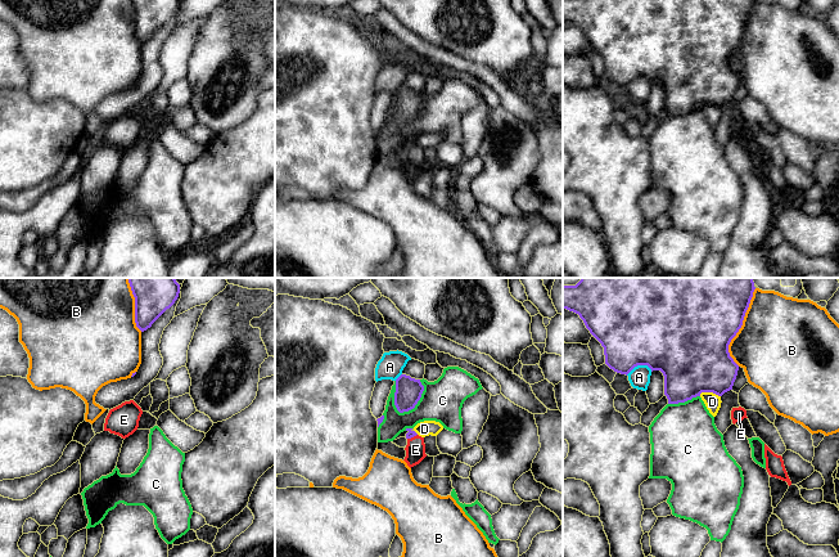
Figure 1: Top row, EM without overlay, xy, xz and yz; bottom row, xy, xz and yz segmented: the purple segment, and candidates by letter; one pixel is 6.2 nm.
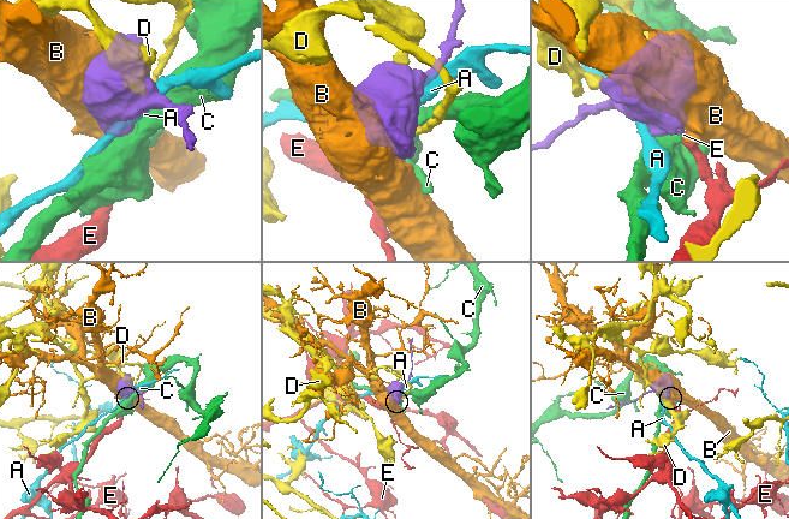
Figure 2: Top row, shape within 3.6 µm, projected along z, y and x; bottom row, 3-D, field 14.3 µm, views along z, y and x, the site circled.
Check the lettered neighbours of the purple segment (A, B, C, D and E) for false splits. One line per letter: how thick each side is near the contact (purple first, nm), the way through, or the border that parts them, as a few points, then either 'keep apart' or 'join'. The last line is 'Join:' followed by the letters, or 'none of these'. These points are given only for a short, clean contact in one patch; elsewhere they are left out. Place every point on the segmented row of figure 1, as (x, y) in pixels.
A: 500/140 nm | keep apart
B: 500/500 nm | keep apart
C: 160/260 nm | along xz (420, 380), (423, 392), (418, 403), (400, 413) | keep apart
D: 440/100 nm | keep apart
E: 50/130 nm | across xz (410, 434), (411, 436), (415, 449) | join
Join: E

